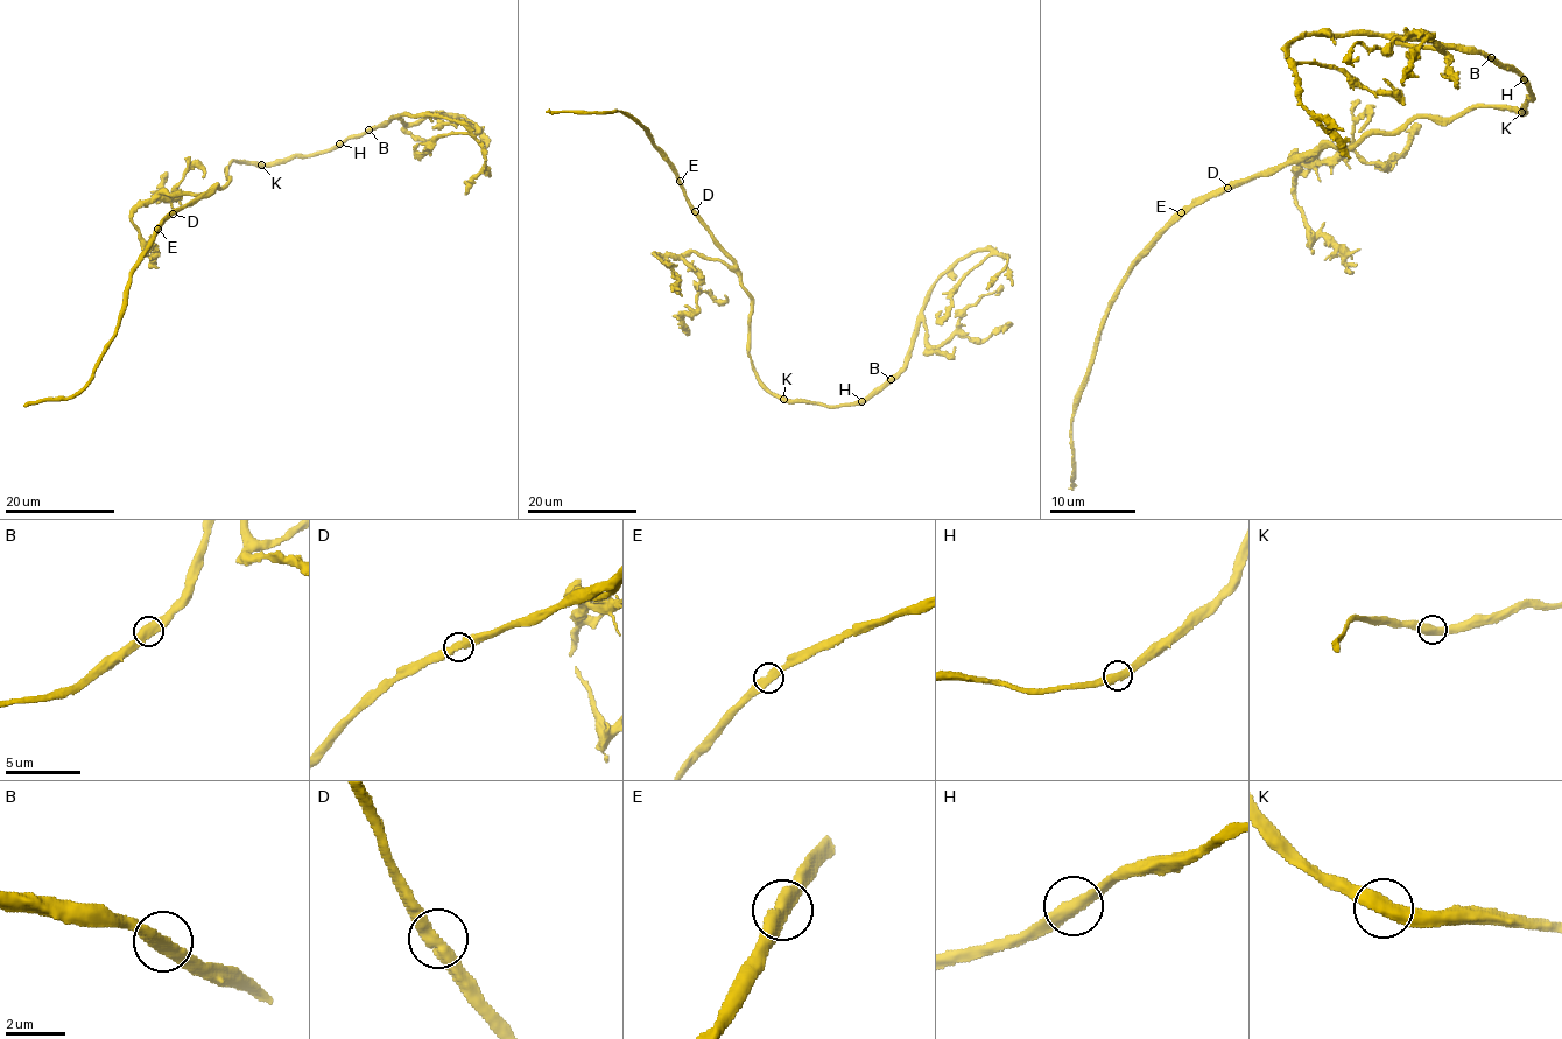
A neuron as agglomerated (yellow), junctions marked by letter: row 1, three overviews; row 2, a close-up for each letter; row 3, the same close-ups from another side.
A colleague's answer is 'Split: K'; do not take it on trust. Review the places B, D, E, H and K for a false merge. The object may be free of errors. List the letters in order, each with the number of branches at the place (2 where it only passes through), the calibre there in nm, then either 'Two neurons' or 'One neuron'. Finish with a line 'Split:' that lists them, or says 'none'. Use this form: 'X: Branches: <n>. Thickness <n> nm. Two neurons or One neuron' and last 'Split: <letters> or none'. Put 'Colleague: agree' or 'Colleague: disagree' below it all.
B: Branches: 2. Thickness 500 nm. One neuron
D: Branches: 2. Thickness 480 nm. One neuron
E: Branches: 2. Thickness 480 nm. One neuron
H: Branches: 2. Thickness 440 nm. One neuron
K: Branches: 2. Thickness 500 nm. One neuron
Split: none
Colleague: disagree

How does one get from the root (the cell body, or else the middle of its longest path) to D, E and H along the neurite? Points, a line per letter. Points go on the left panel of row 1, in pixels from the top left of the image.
D: (226, 167), (227, 181), (222, 188), (206, 192), (173, 212)
E: (226, 167), (227, 181), (222, 188), (217, 187), (176, 210), (157, 229)
H: (226, 167), (232, 162), (283, 163), (296, 156), (331, 151), (339, 144)

